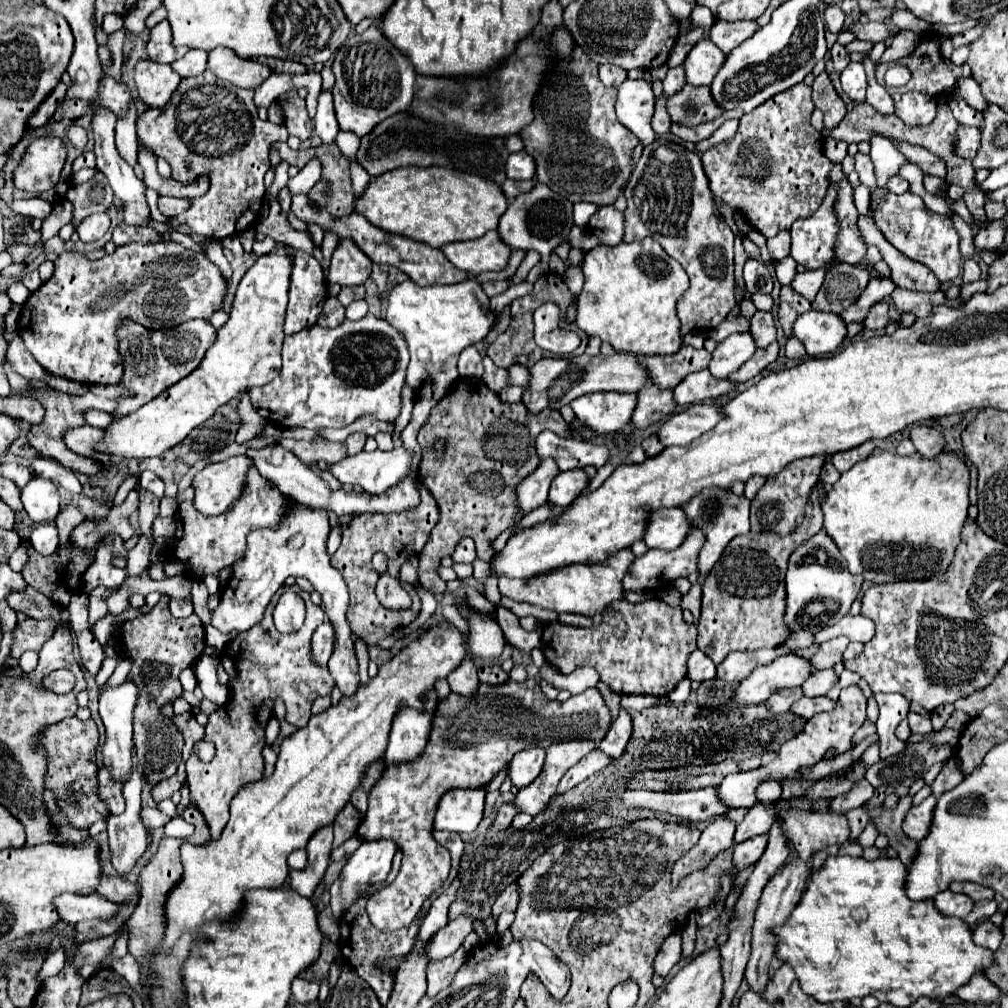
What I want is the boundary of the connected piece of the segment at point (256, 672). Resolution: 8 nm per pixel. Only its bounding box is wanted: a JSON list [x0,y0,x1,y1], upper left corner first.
[187,591,333,839]

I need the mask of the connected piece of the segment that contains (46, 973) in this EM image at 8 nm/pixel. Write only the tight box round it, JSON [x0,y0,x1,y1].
[37,947,66,983]

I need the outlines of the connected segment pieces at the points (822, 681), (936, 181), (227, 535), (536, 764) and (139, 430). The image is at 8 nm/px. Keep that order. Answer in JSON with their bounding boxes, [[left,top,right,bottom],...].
[[803,669,839,697],[923,175,949,195],[173,469,293,595],[507,747,545,789],[97,249,291,459]]

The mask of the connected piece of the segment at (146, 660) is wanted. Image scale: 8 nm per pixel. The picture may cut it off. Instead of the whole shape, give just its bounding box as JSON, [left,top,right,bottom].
[121,595,205,783]

